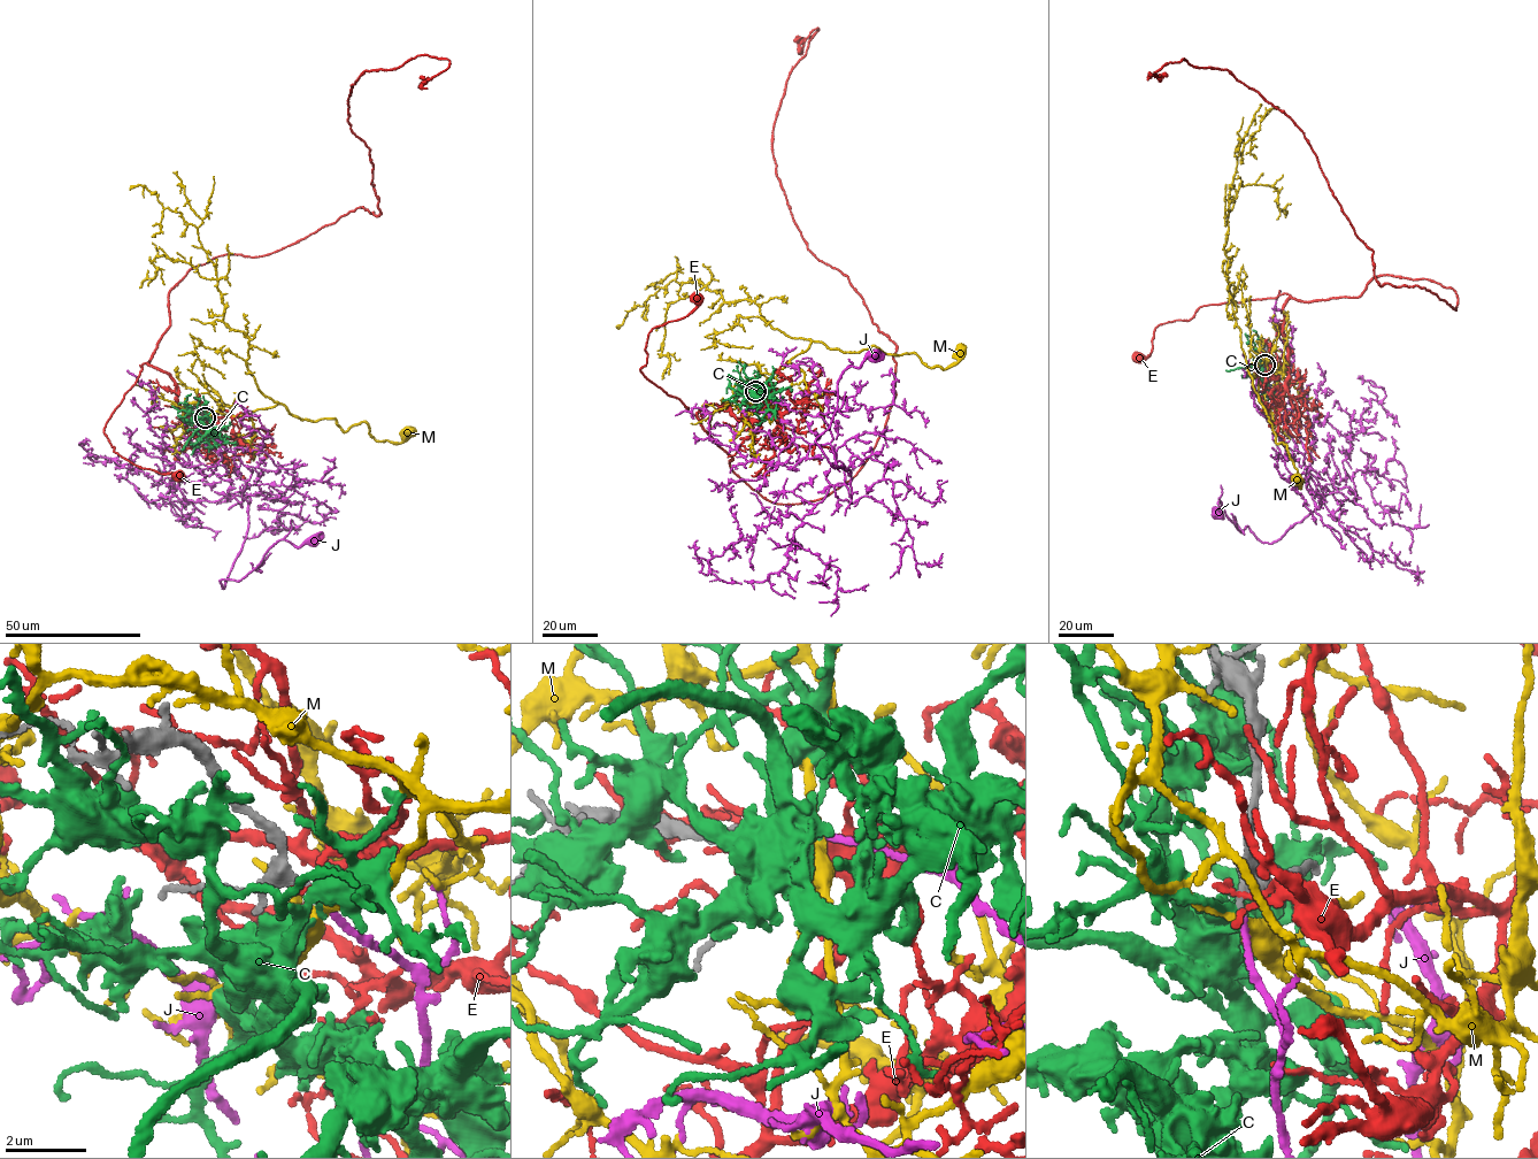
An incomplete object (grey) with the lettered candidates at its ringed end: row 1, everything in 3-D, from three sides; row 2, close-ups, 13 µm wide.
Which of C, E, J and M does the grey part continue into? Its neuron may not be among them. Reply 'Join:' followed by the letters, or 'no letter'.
Join: J

